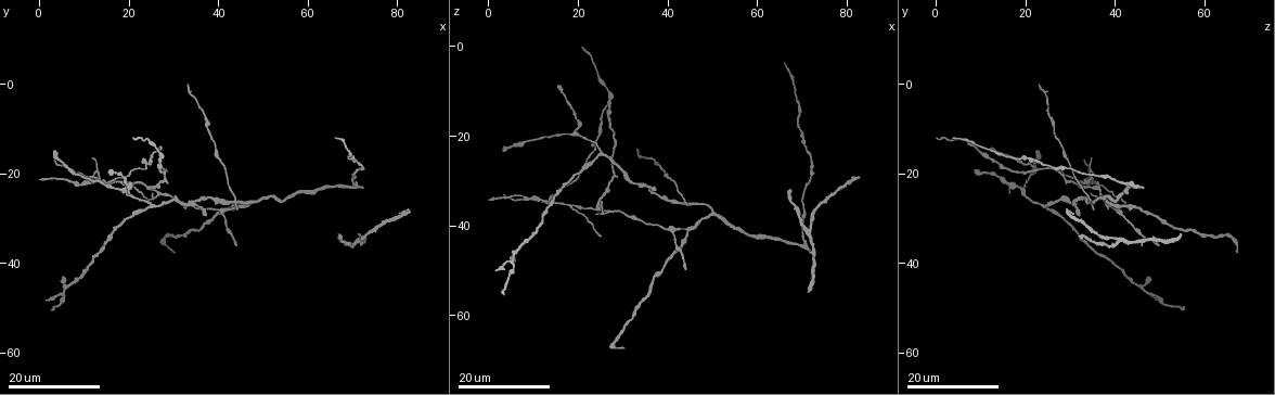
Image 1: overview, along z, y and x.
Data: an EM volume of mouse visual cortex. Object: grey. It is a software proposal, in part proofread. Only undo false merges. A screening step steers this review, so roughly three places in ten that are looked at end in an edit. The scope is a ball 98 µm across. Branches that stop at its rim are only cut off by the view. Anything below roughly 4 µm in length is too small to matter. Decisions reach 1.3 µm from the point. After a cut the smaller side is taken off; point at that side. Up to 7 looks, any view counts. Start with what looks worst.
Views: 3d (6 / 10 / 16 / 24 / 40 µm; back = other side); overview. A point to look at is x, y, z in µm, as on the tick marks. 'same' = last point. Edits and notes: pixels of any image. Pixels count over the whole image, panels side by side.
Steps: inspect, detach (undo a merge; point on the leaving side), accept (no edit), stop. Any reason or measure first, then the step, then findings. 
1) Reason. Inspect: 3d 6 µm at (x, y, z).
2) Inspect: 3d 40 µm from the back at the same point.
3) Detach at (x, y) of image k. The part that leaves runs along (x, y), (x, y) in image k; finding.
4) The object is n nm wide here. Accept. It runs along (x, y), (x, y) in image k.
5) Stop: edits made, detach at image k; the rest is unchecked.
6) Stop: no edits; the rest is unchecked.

A fork. Inspect: 3d 24 µm at (18.0, 22.5, 36.0).

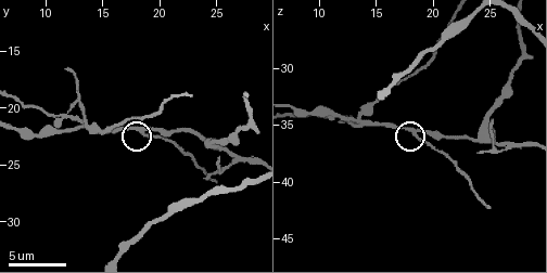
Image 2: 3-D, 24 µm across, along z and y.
Closer look. Inspect: 3d 10 µm at (18.4, 22.4, 36.0).

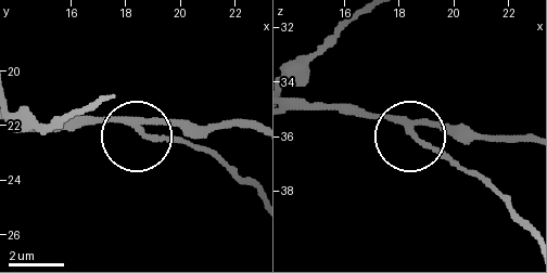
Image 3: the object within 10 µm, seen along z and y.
3 arms meet here. Accept. It runs along (250, 128), (142, 130), (191, 144) in image 3; continuous, no second neuron.

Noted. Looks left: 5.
Arms part here. Inspect: 3d 10 µm at (26.6, 24.6, 36.8).

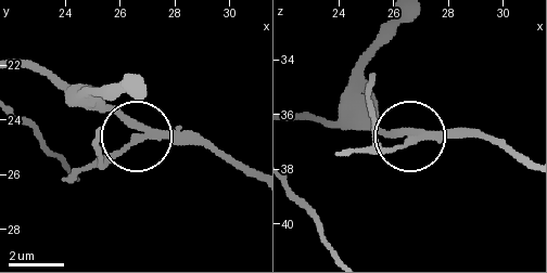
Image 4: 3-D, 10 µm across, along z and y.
Accept. It runs along (522, 164), (481, 138), (410, 138), (382, 152), (343, 152) in image 4; all the same neuron.

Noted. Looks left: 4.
Inspect: 3d 24 µm at (41.0, 29.5, 41.0).

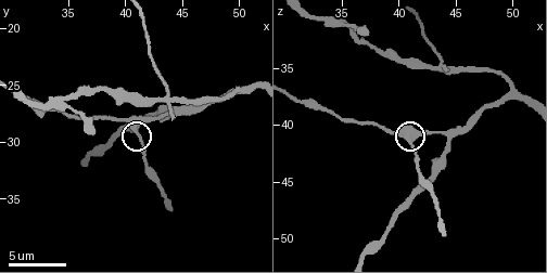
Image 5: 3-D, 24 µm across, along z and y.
Inspect: 3d 6 µm at (41.0, 28.8, 41.4).

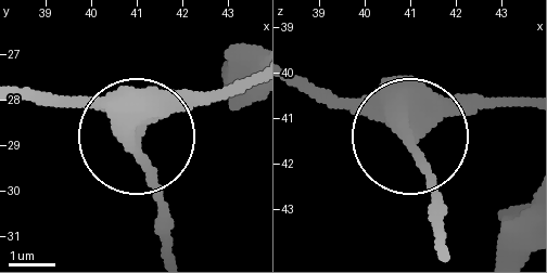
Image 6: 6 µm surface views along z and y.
Accept. It runs along (524, 104), (455, 104), (411, 135), (439, 241) in image 6; one neuron here.

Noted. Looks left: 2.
Stop: no edits; the rest is unchecked.

